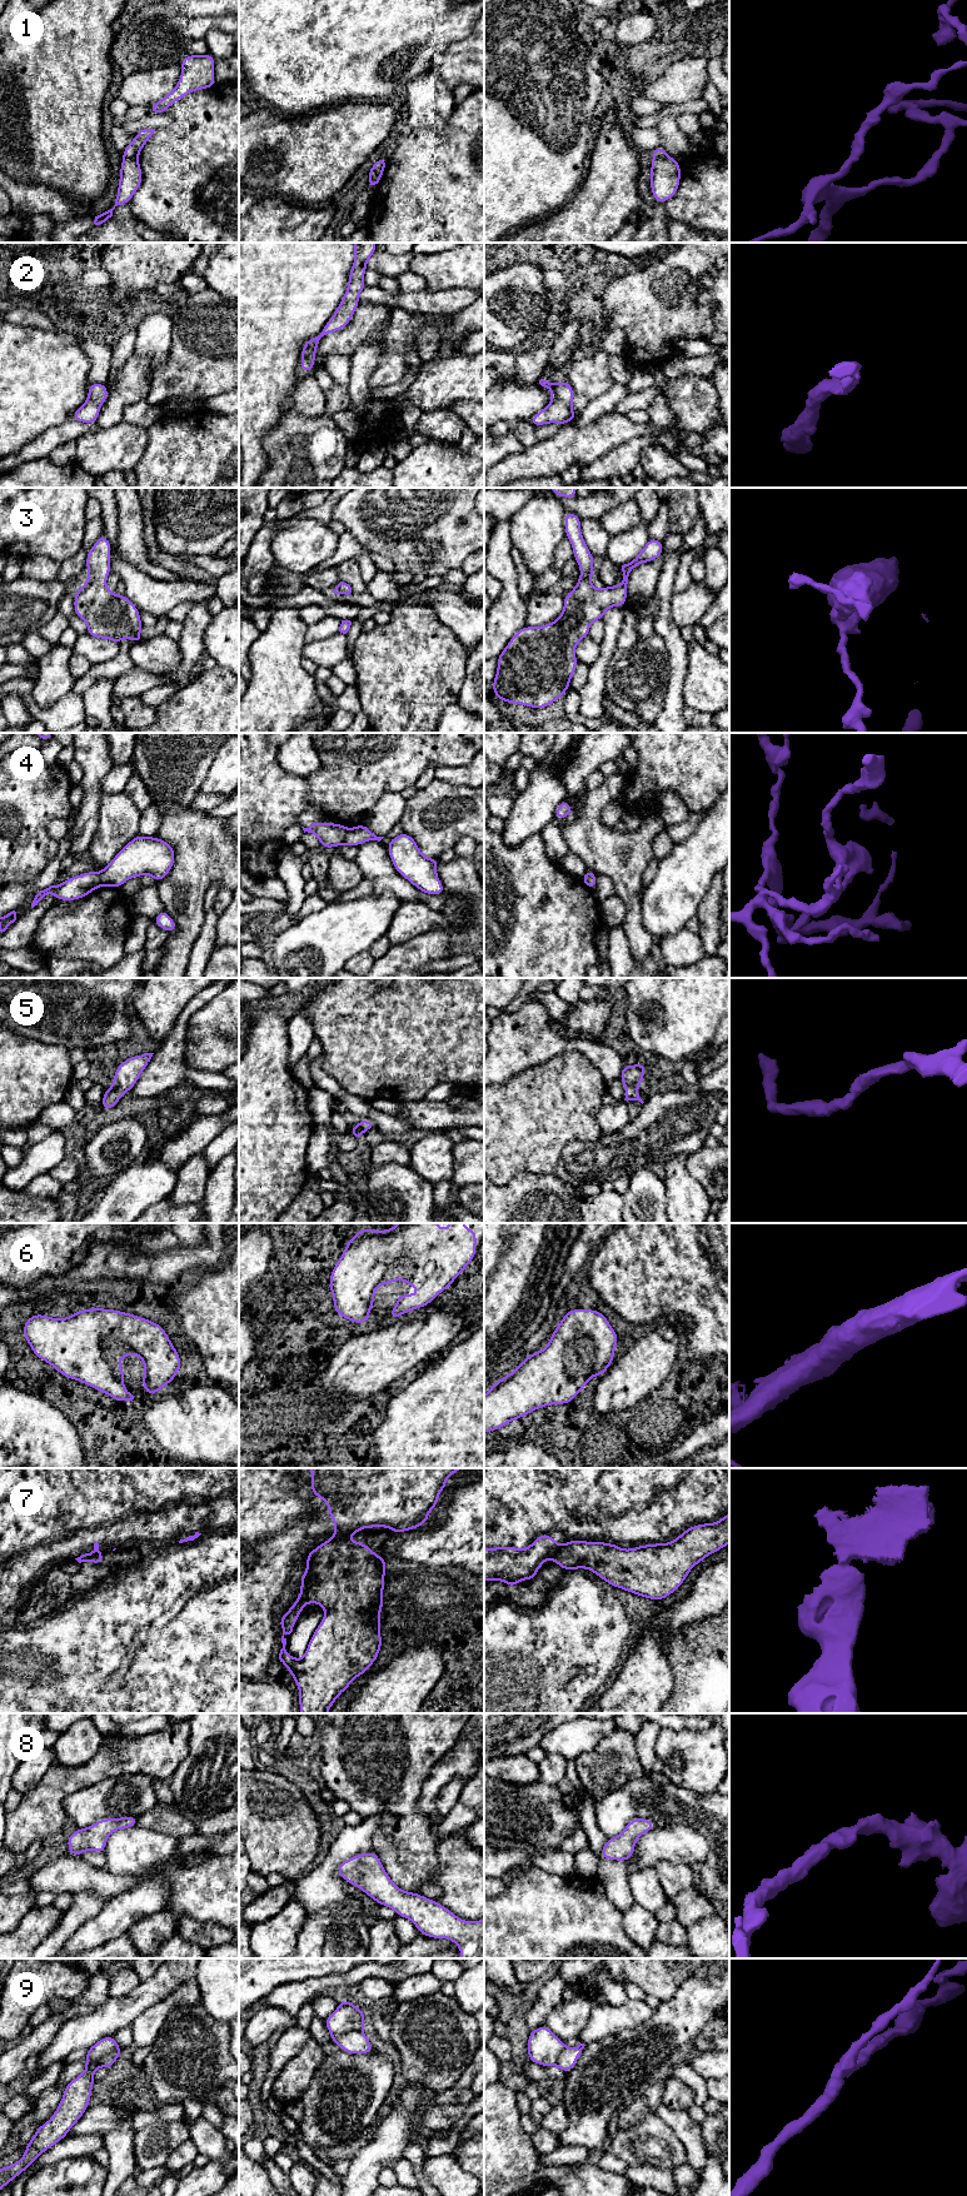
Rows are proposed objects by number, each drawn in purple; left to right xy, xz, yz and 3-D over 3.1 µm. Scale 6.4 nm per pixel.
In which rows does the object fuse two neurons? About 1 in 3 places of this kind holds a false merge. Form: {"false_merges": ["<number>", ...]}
{"false_merges": ["1", "4", "7", "9"]}

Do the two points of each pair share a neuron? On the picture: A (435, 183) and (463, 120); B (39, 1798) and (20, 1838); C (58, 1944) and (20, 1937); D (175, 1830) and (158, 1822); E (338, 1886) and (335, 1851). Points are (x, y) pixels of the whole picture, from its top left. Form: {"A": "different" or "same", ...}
{"A": "same", "B": "same", "C": "different", "D": "same", "E": "same"}

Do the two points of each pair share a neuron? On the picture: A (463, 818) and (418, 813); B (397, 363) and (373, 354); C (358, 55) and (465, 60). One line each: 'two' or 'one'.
A: one
B: two
C: two

